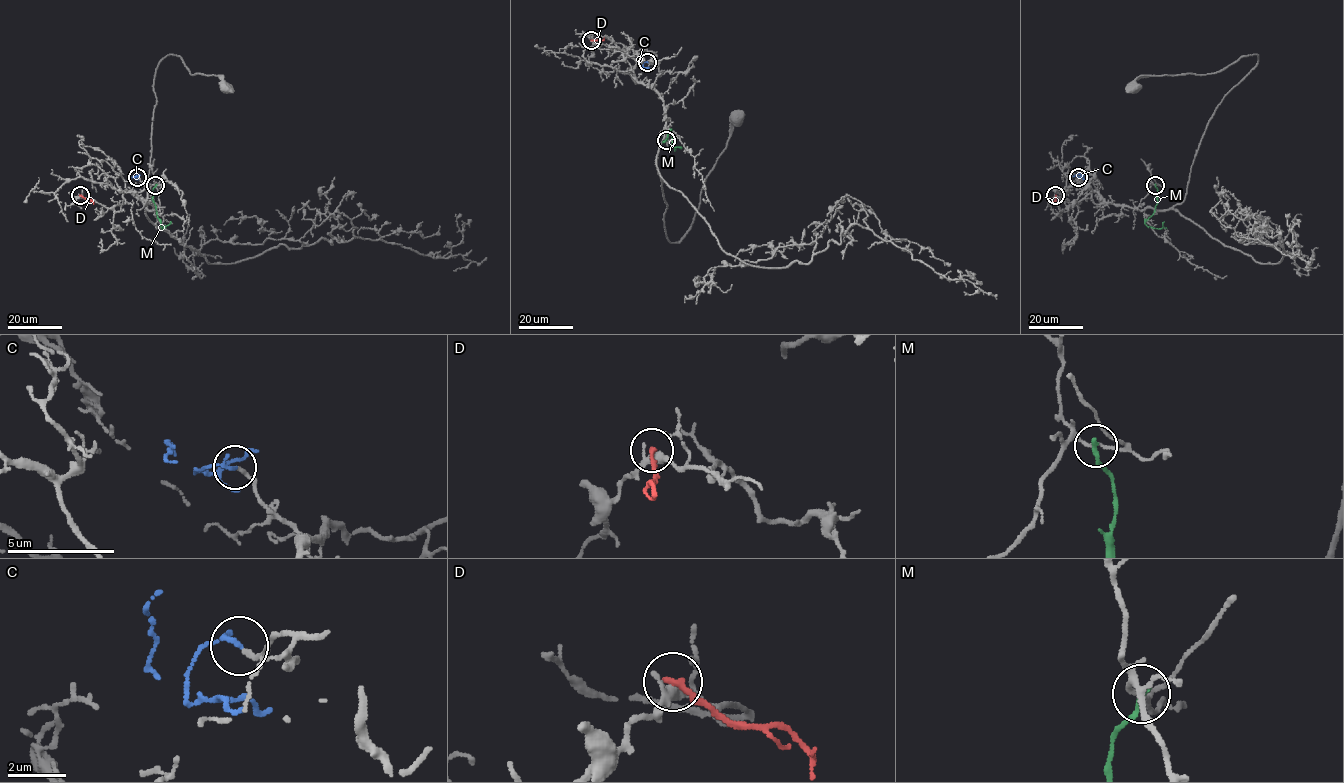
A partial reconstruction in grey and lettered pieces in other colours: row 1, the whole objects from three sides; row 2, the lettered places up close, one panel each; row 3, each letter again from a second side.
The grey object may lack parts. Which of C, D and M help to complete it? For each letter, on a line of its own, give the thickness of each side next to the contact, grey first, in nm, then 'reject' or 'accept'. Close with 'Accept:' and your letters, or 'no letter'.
C: 180/170 nm | accept
D: 320/240 nm | reject
M: 140/200 nm | reject
Accept: C

